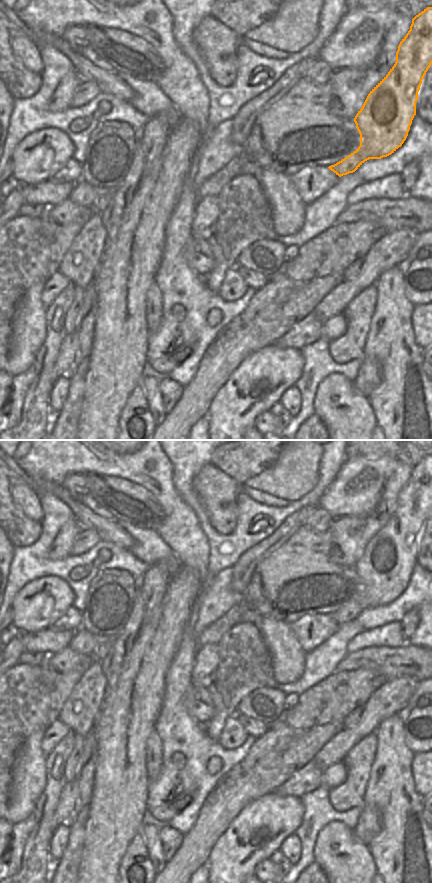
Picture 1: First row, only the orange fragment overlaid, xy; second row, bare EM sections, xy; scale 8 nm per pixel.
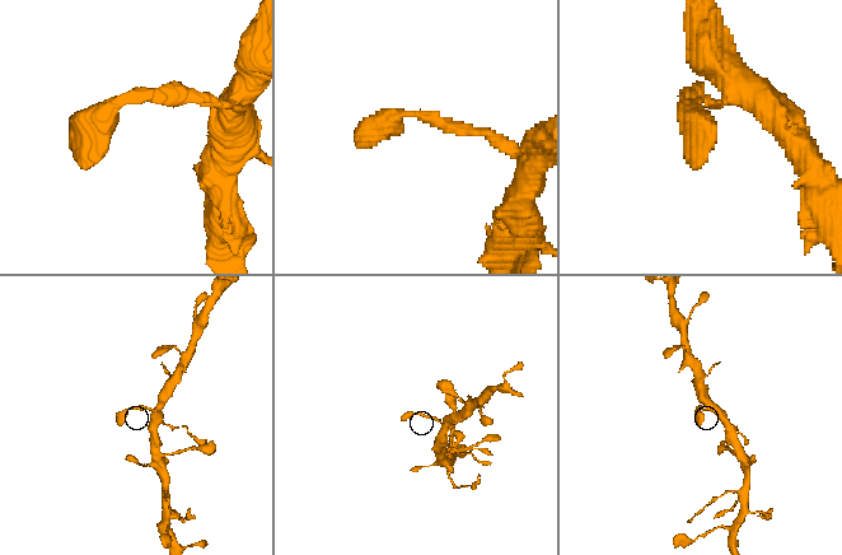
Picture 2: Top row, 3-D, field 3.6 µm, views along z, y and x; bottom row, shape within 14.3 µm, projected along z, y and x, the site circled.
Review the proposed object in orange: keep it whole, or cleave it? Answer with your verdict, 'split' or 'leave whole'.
leave whole

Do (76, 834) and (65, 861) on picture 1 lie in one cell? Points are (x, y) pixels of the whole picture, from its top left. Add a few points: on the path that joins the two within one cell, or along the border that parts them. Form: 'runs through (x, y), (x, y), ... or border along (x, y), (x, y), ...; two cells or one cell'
runs through (76, 841), (72, 854); one cell

